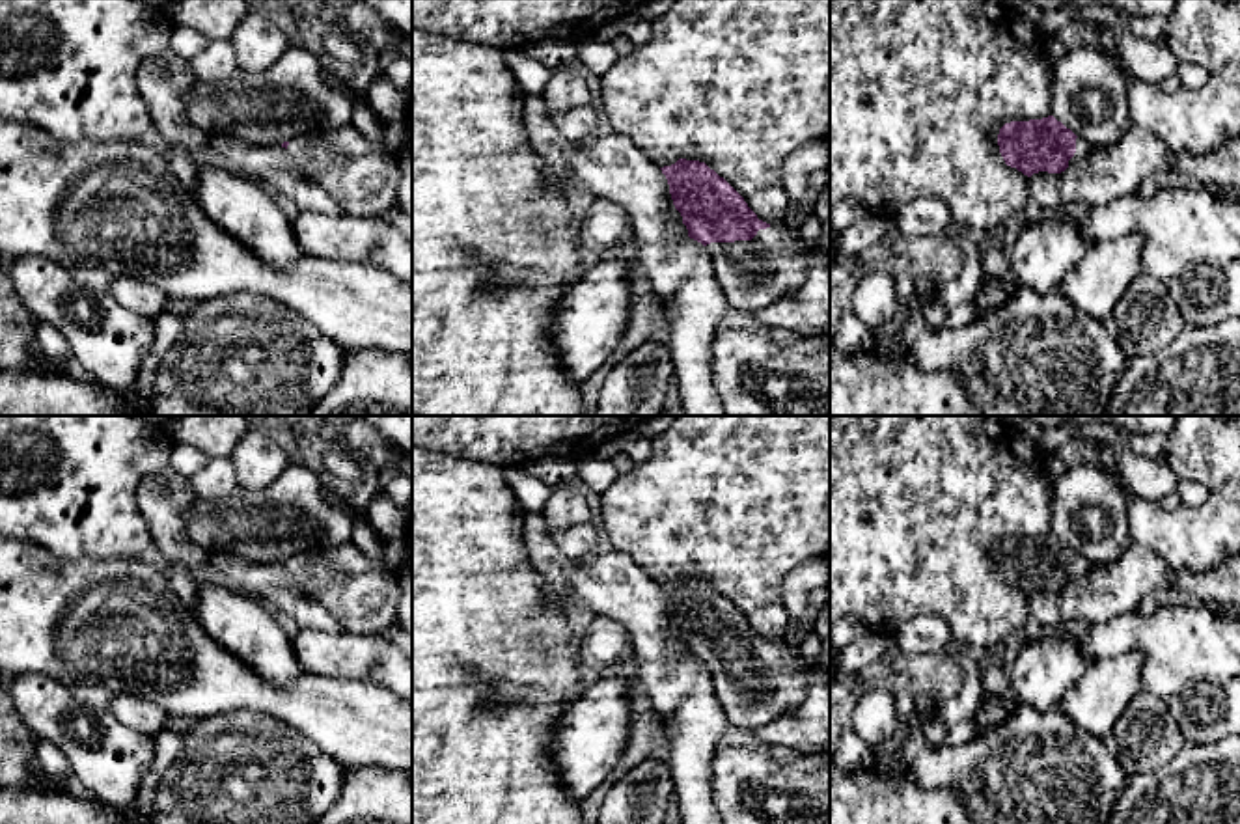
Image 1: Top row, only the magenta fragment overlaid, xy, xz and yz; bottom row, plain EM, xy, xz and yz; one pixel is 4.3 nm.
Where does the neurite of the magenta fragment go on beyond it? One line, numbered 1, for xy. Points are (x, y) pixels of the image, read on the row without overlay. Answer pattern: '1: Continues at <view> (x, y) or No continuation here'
1: No continuation here

